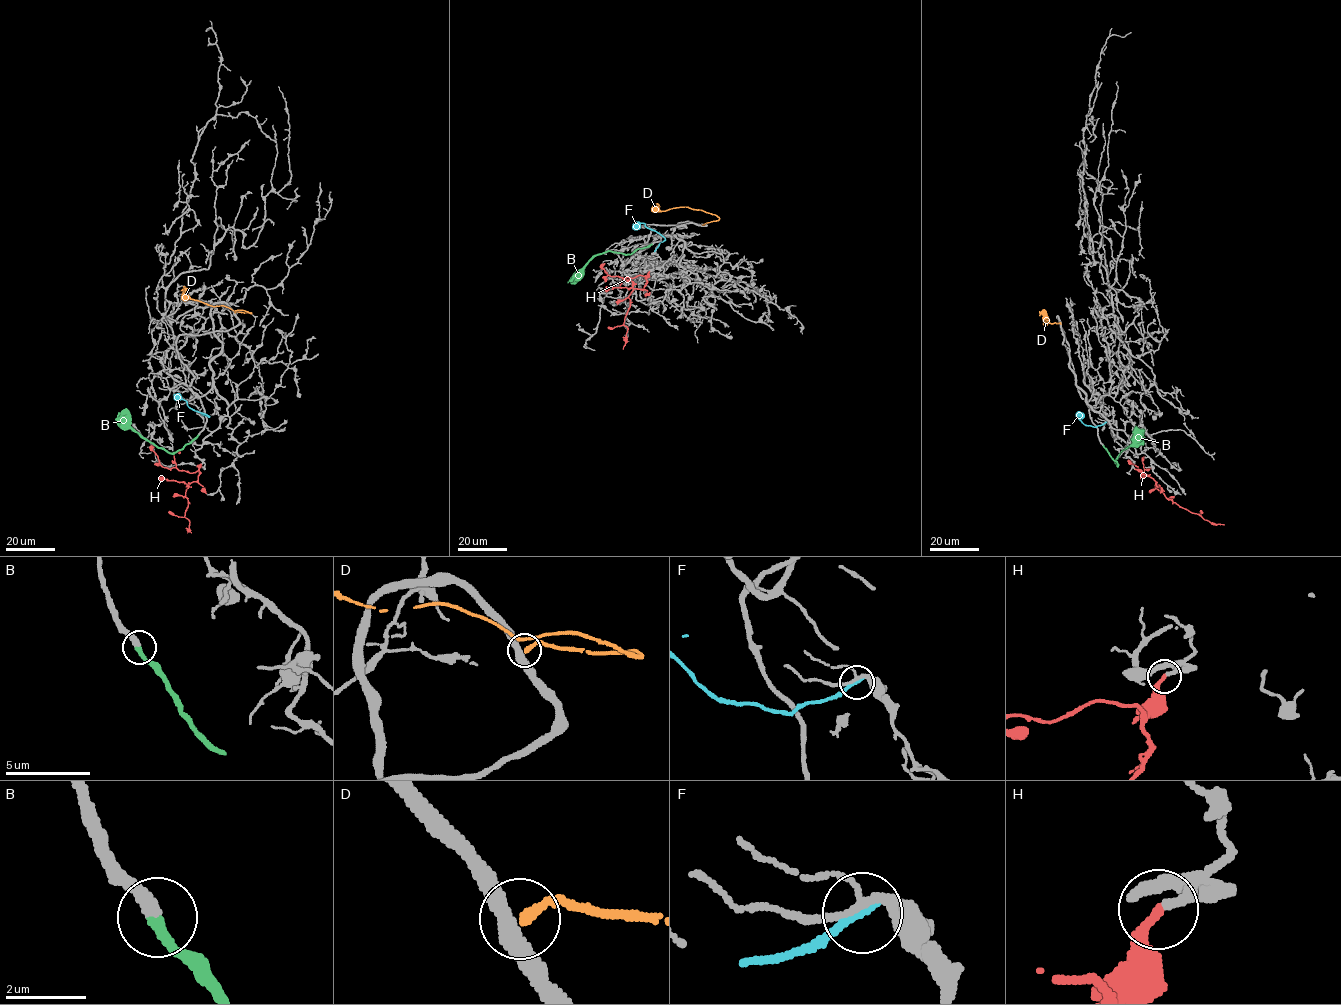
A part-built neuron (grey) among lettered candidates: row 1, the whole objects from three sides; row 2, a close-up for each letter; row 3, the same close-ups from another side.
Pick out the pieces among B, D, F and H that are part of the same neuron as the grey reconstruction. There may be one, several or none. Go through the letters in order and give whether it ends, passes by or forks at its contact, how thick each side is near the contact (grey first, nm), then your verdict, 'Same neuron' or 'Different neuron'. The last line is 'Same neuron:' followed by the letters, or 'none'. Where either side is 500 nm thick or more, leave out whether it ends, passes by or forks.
B: It ends there. Thickness 400 nm (grey) against 320 nm. Same neuron
D: It ends there. Thickness 360 nm (grey) against 220 nm. Different neuron
F: It ends there. Thickness 200 nm (grey) against 280 nm. Different neuron
H: It ends there. Thickness 240 nm (grey) against 280 nm. Same neuron
Same neuron: B, H

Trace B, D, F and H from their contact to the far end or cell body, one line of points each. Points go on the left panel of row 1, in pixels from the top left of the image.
B: (198, 435), (182, 448), (168, 453), (141, 436), (118, 412)
D: (234, 312), (251, 313), (192, 299), (183, 286)
F: (200, 412), (174, 397)
H: (201, 464), (198, 478), (186, 490), (188, 503), (185, 516), (189, 523), (187, 532)

